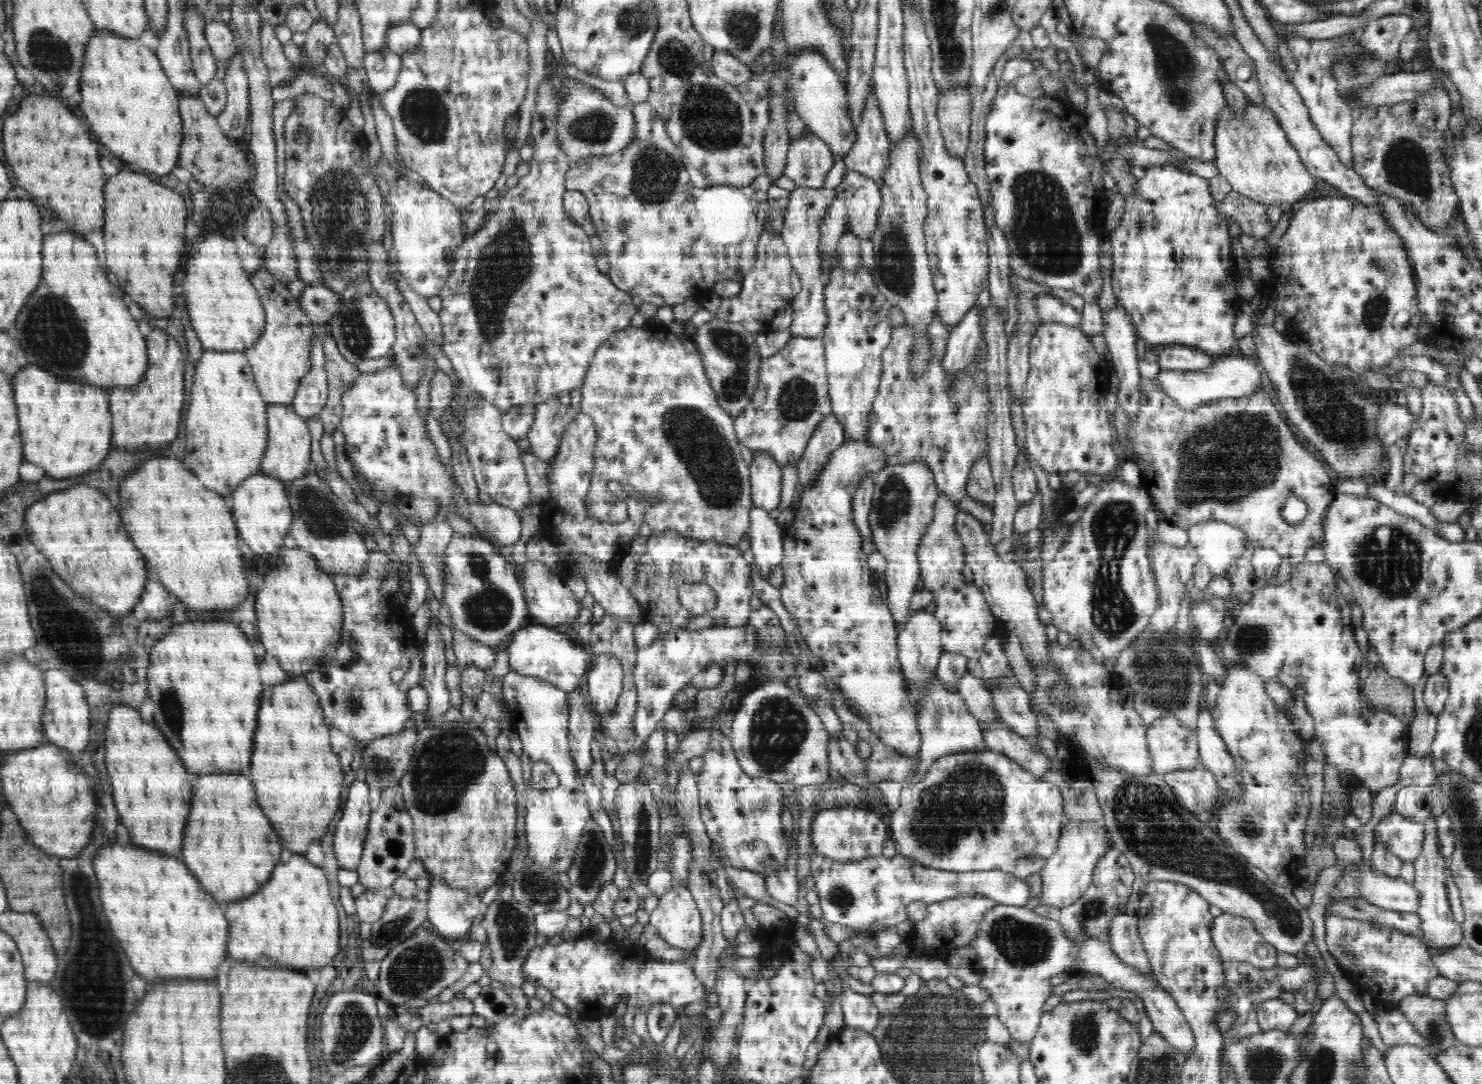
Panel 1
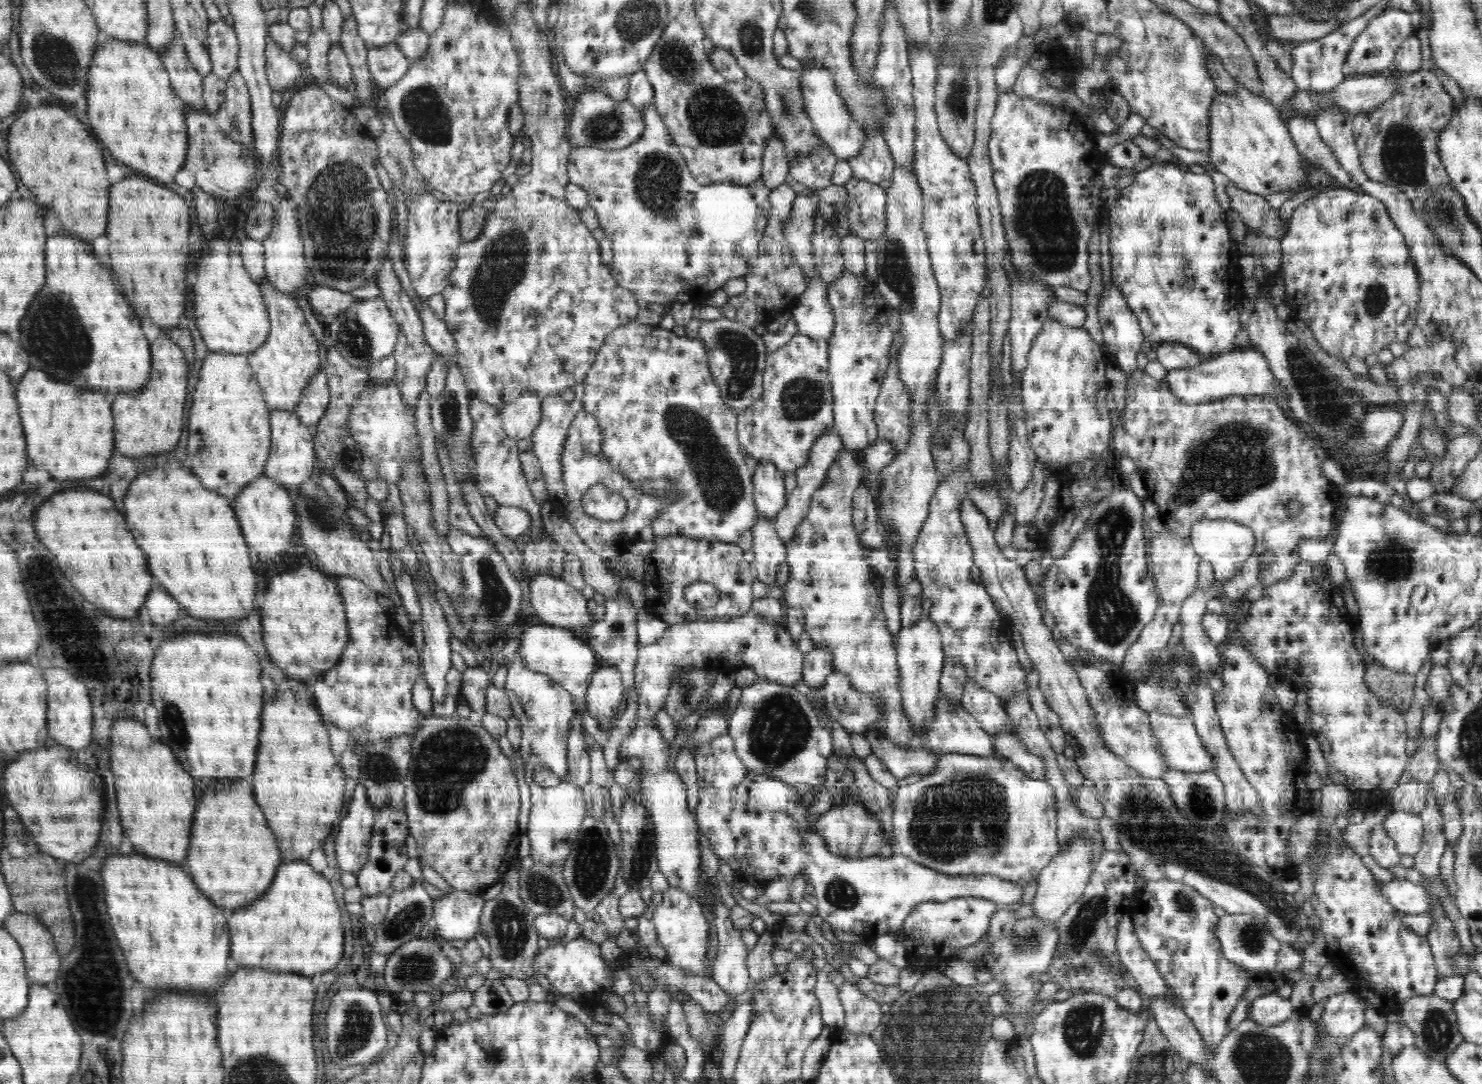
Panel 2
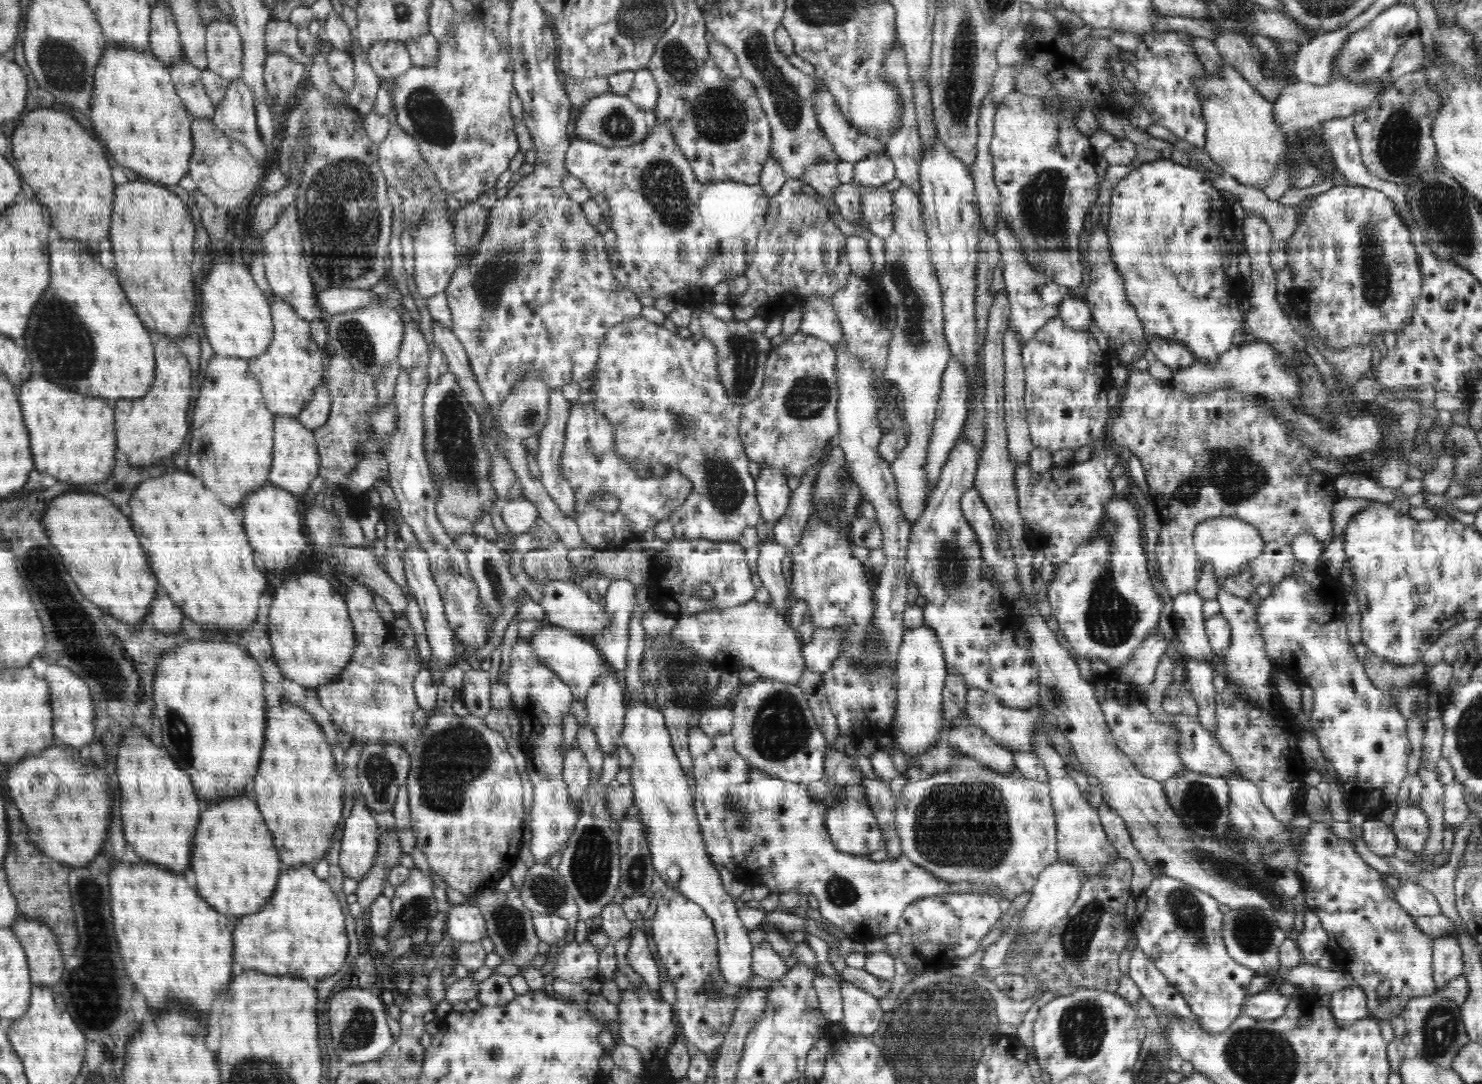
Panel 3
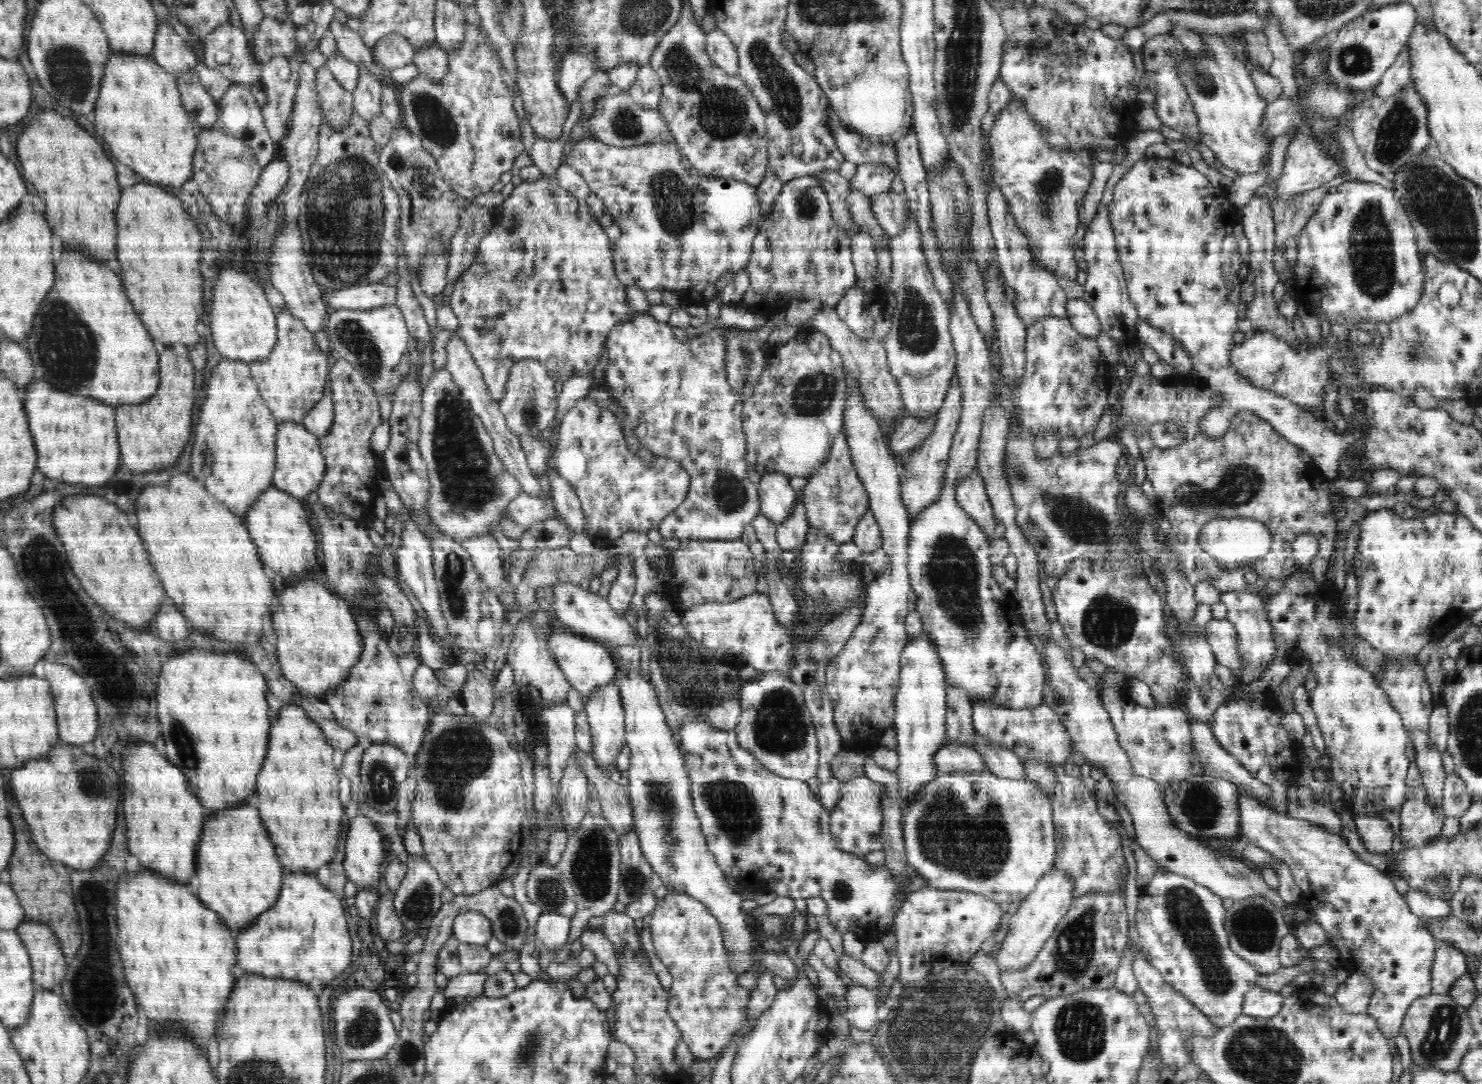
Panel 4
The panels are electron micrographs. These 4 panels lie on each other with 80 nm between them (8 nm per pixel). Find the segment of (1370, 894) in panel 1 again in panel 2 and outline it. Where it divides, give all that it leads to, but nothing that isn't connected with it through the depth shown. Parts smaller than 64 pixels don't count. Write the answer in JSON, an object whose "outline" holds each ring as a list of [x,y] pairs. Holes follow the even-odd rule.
{"outline":[[[1392,879],[1390,882],[1377,882],[1380,896],[1400,913],[1426,913],[1431,907],[1429,896],[1420,884],[1406,879]]]}

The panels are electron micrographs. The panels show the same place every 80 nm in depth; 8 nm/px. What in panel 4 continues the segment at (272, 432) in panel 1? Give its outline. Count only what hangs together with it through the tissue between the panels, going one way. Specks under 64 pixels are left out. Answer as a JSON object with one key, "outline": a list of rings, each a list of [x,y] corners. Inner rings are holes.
{"outline":[[[281,422],[277,424],[275,449],[277,462],[273,487],[300,500],[306,499],[312,492],[317,492],[326,472],[326,460],[317,436],[307,431],[303,423]]]}

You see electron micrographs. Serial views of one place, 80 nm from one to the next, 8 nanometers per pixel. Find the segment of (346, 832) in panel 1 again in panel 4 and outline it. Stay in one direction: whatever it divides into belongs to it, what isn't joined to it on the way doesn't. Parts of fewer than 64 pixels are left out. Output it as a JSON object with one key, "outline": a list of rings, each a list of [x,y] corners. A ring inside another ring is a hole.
{"outline":[[[356,815],[348,828],[343,858],[347,880],[364,887],[376,887],[380,880],[380,865],[384,860],[383,834],[372,819]]]}

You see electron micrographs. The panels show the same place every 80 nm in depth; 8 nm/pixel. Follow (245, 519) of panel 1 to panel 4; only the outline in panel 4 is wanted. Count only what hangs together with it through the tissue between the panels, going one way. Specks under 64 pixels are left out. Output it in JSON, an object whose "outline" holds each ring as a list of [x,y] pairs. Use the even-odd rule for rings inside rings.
{"outline":[[[275,487],[268,488],[246,512],[246,526],[252,542],[258,547],[260,562],[268,564],[278,576],[287,580],[316,566],[316,557],[321,555],[320,545],[316,542],[302,500]]]}

